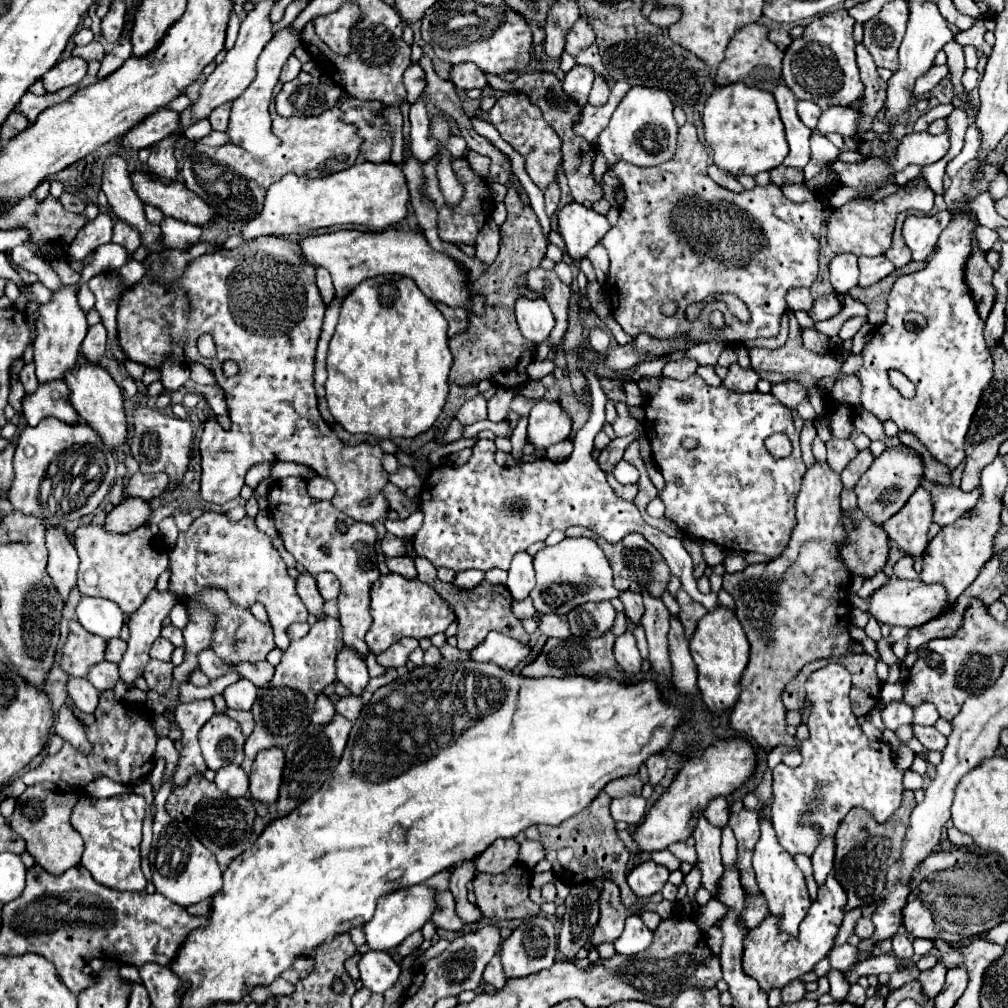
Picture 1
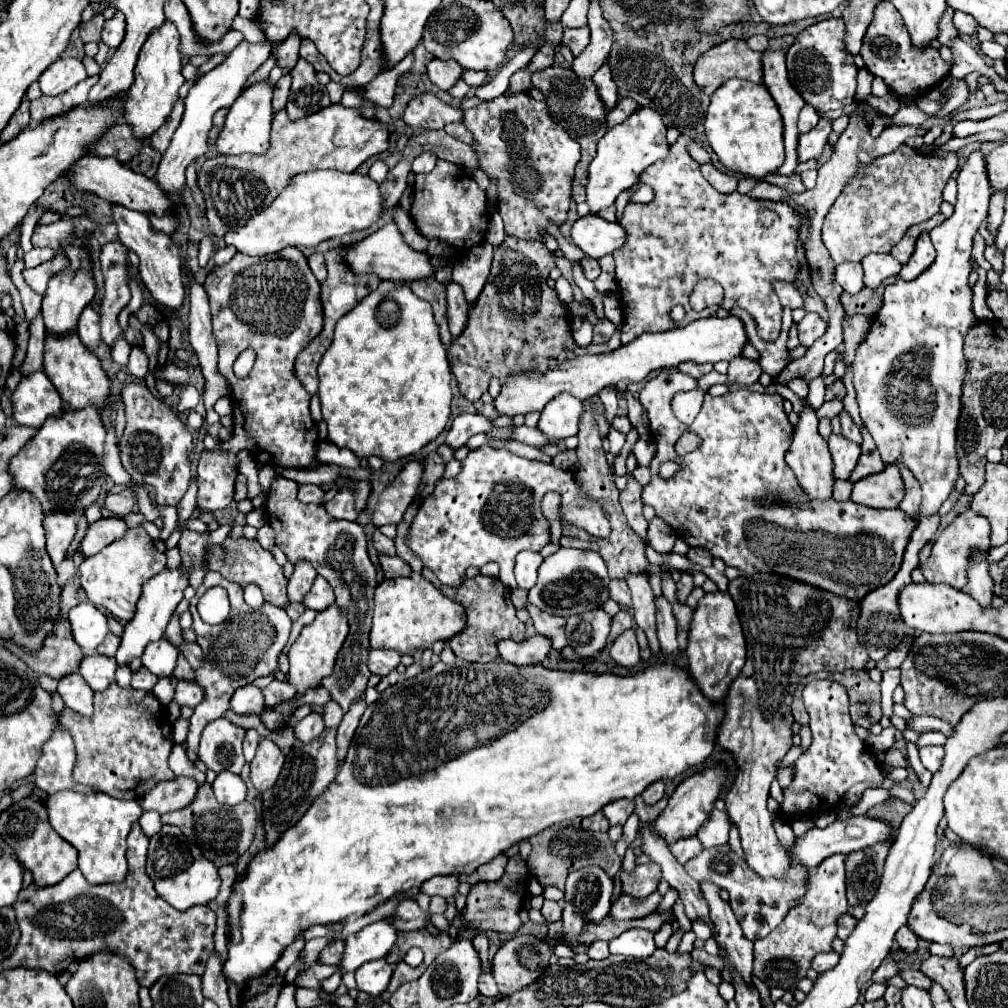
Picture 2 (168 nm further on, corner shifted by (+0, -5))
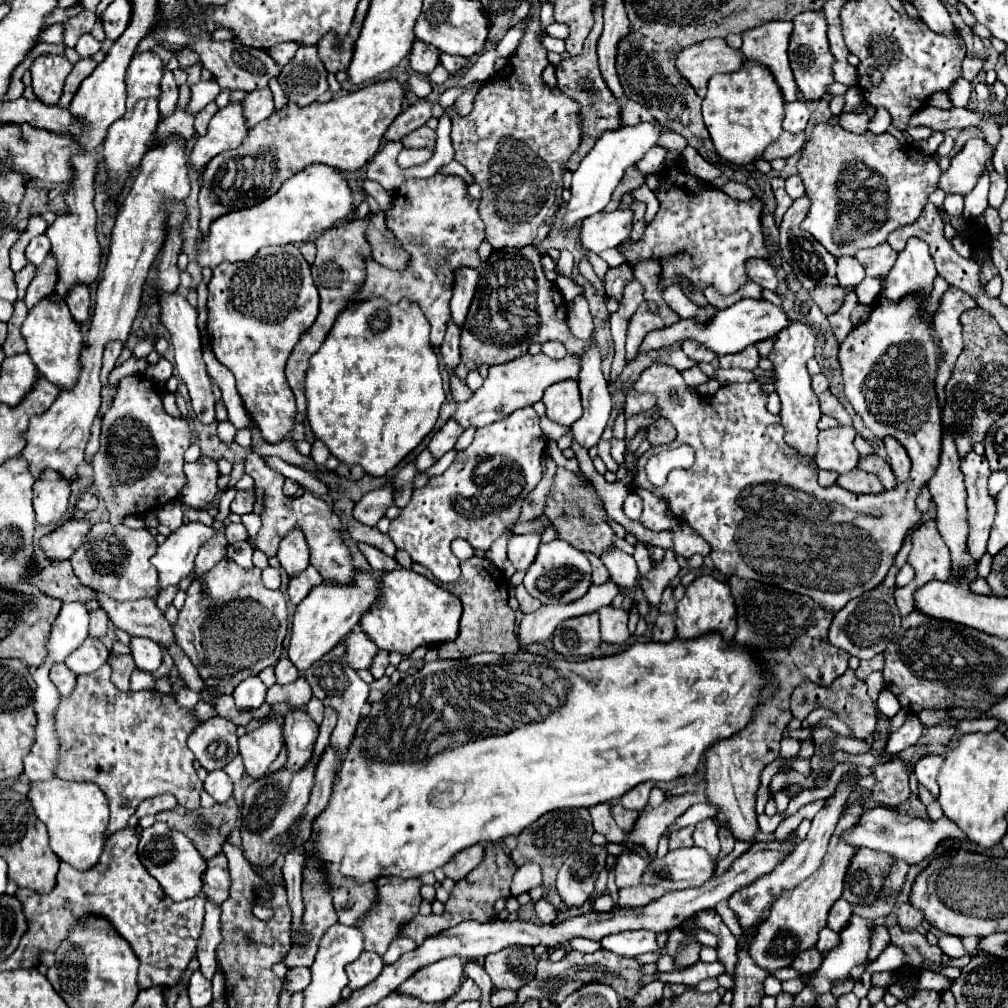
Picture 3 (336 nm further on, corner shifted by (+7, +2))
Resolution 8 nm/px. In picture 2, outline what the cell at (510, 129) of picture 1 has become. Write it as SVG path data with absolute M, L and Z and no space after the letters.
M524 93L500 95L492 101L464 111L464 125L476 139L476 145L472 145L472 149L478 153L480 167L490 177L498 179L498 211L504 219L504 229L508 235L520 239L540 239L540 227L546 229L548 219L556 223L562 223L566 219L574 167L580 161L580 145L550 119L544 103Z

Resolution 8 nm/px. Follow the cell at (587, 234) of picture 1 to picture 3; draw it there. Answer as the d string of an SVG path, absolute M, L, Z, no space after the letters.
M615 210L611 214L599 212L583 220L581 244L585 250L601 254L607 248L615 248L629 238L633 228L633 210Z

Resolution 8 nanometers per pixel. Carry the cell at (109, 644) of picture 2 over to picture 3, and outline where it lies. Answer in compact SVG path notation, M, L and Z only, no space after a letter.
M97 608L89 612L89 636L93 638L103 638L107 634L107 624L109 624L109 616L105 614L105 610Z

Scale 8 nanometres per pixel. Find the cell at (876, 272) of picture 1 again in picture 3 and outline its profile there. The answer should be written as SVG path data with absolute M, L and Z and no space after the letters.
M881 244L881 246L875 246L875 248L859 250L855 258L861 262L867 276L881 278L881 276L887 276L887 272L895 264L897 252L889 244Z

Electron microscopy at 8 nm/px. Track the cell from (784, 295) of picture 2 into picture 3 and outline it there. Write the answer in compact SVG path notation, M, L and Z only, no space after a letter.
M749 260L749 266L747 266L747 274L749 274L749 280L757 282L761 288L769 288L769 290L775 290L777 288L777 276L775 276L775 270L771 268L771 264L767 260Z

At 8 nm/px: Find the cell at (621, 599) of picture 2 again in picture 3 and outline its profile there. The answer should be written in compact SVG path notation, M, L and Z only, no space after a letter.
M591 556L591 566L593 566L593 574L591 574L591 582L593 584L603 584L609 580L609 572L607 568L599 562L597 556Z

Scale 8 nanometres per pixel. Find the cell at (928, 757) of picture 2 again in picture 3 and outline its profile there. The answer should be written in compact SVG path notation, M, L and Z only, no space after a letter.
M925 756L915 764L915 778L921 786L925 786L935 798L939 794L939 786L937 786L937 774L939 768L943 764L941 756Z

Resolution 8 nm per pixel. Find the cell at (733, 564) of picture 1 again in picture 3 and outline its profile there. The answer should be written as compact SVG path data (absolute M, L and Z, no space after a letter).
M677 522L671 528L671 532L673 532L673 550L677 556L691 558L693 554L707 556L711 552L709 544L697 532L693 532L691 526L685 526L683 522Z

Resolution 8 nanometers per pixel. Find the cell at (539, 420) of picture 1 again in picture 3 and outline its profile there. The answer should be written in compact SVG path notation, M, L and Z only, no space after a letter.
M561 380L545 390L543 402L547 406L547 418L565 426L571 426L581 418L581 394L579 386L573 380Z

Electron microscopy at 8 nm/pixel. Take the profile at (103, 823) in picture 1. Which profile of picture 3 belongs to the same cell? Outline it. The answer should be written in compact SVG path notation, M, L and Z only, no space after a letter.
M51 778L49 782L29 782L31 806L35 816L47 826L49 846L59 860L77 870L89 870L97 864L105 846L105 826L109 822L109 806L101 788L93 782L65 782Z

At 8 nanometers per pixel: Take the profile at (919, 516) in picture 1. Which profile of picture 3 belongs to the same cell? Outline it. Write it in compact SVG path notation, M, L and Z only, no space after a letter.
M885 436L883 444L885 444L887 456L889 456L889 464L891 464L893 472L895 472L895 476L897 476L897 484L905 482L909 478L909 470L911 470L909 456L905 454L903 446L895 438L891 438L891 436Z

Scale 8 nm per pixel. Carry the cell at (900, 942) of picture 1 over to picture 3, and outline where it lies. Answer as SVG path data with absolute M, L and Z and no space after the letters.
M903 902L903 904L899 906L899 910L897 910L897 922L899 922L899 926L901 926L903 930L913 930L913 928L917 928L917 926L921 924L921 920L923 920L921 910L915 910L909 902Z

